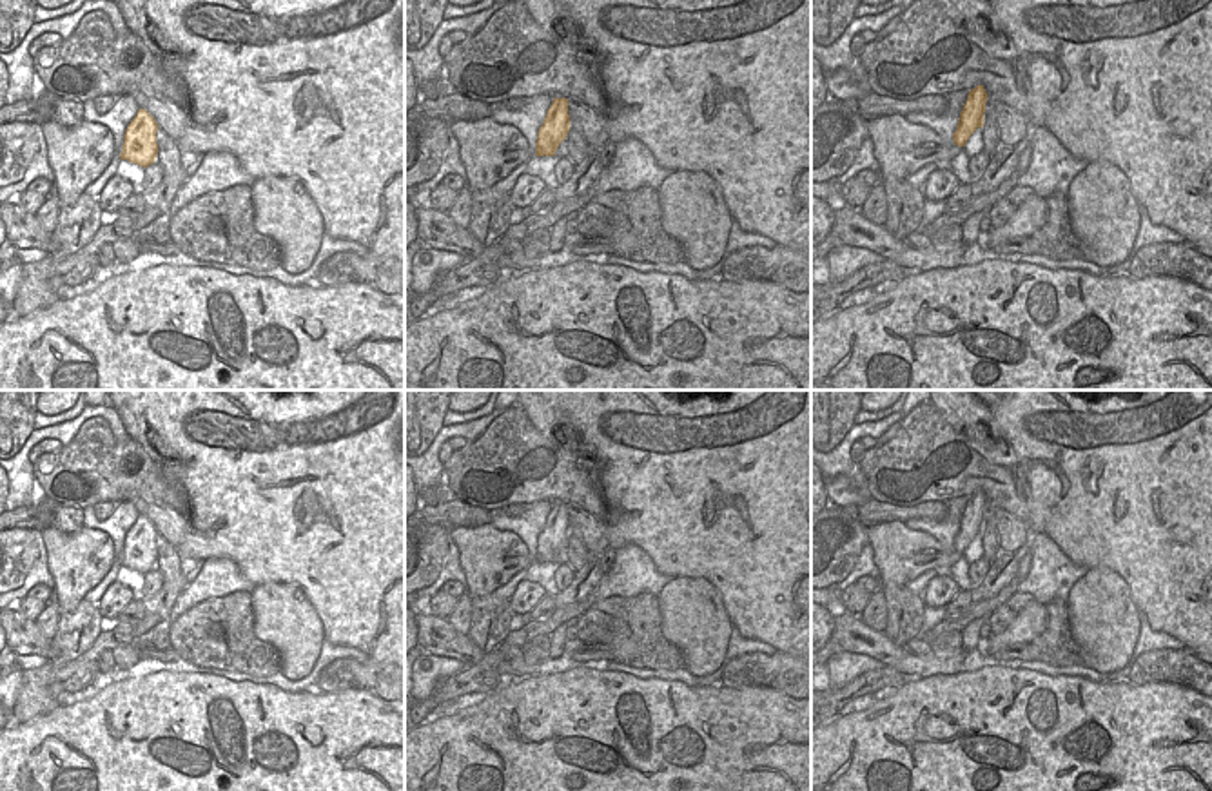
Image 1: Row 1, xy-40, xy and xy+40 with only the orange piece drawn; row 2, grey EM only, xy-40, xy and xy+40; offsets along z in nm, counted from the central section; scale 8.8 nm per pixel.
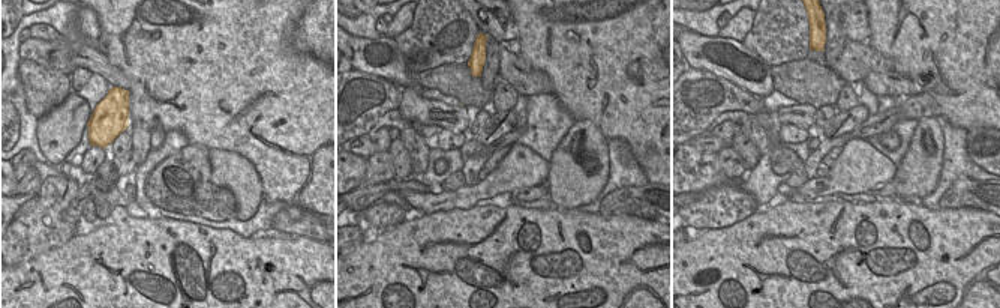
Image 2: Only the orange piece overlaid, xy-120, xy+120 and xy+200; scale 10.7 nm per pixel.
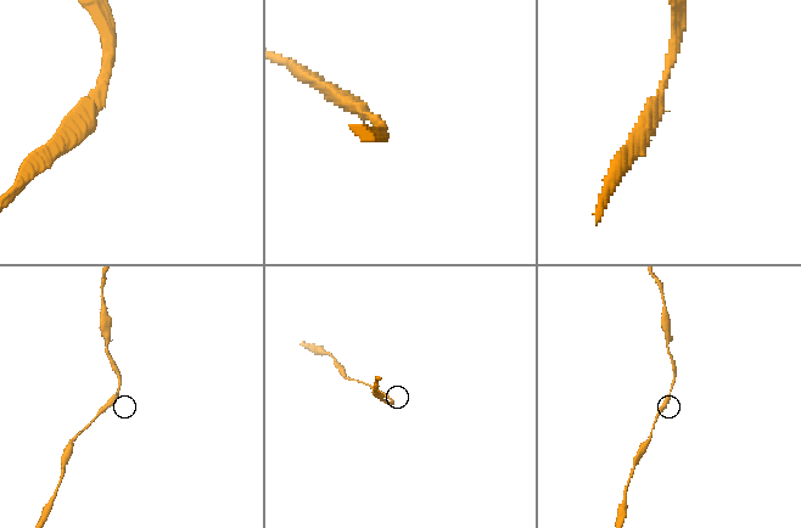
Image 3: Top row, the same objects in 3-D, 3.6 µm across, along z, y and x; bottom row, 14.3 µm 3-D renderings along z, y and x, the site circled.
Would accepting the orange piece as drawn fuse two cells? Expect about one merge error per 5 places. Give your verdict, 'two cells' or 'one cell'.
one cell

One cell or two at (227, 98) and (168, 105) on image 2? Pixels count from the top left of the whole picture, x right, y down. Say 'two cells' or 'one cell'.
one cell

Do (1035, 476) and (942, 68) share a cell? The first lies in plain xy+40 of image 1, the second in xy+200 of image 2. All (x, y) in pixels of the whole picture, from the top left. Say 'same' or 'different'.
same

